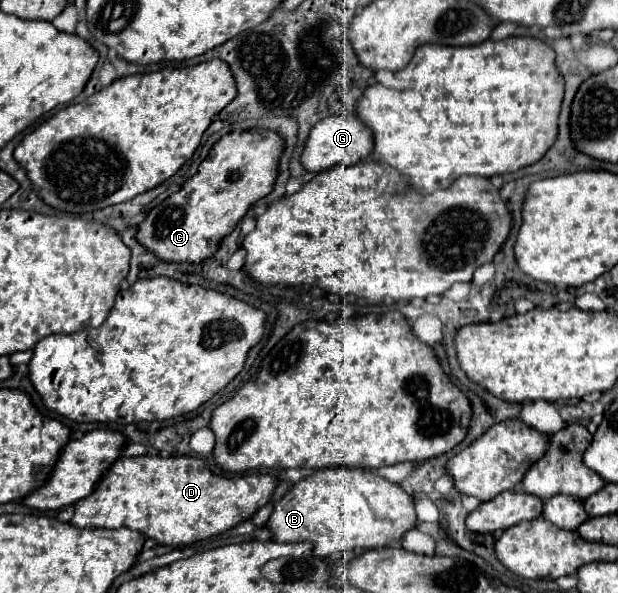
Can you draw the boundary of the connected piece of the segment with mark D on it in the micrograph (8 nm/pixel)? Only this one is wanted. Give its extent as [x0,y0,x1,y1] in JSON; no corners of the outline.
[70,455,276,547]

